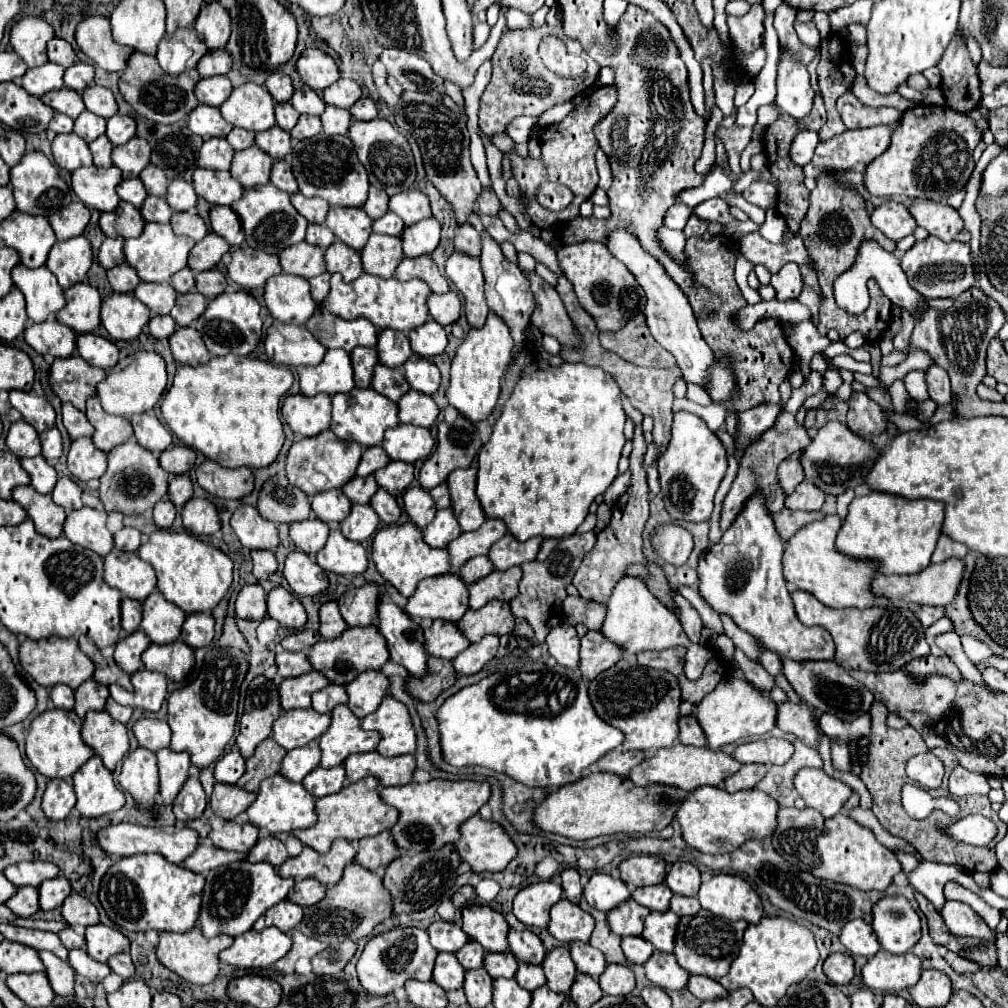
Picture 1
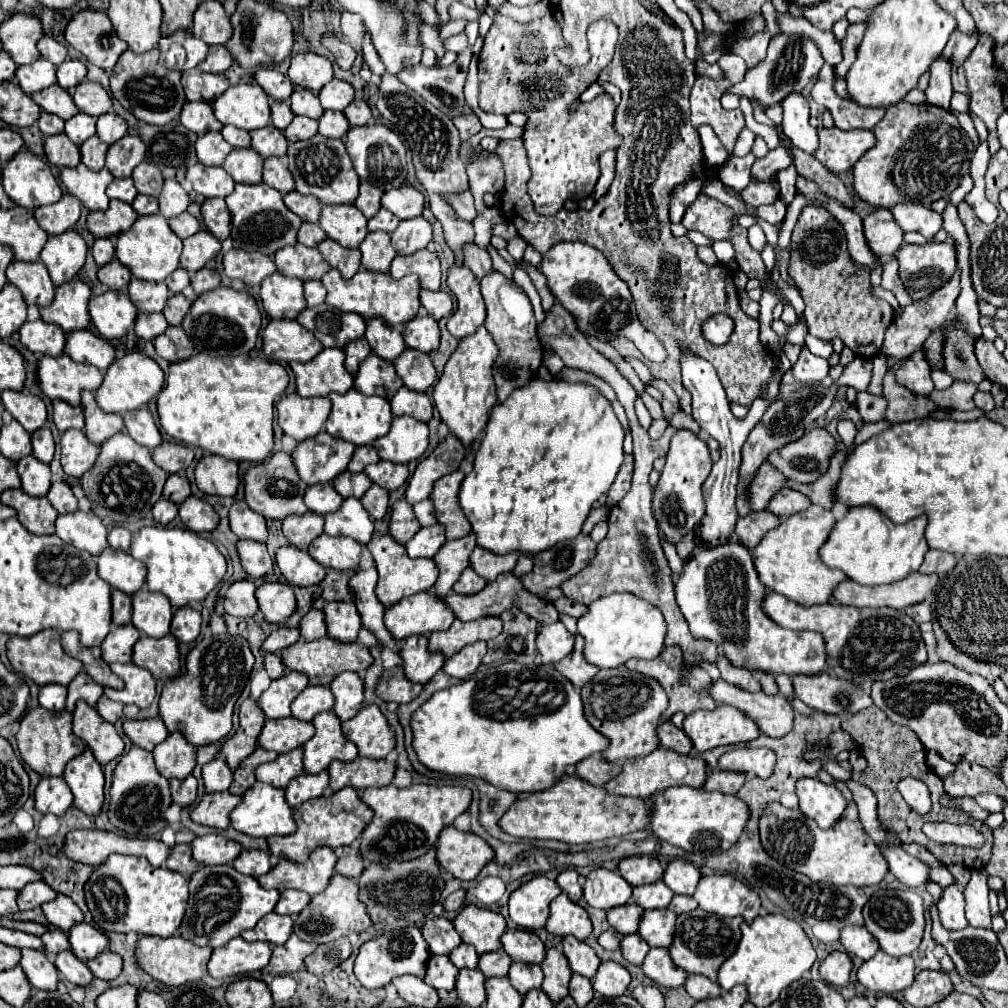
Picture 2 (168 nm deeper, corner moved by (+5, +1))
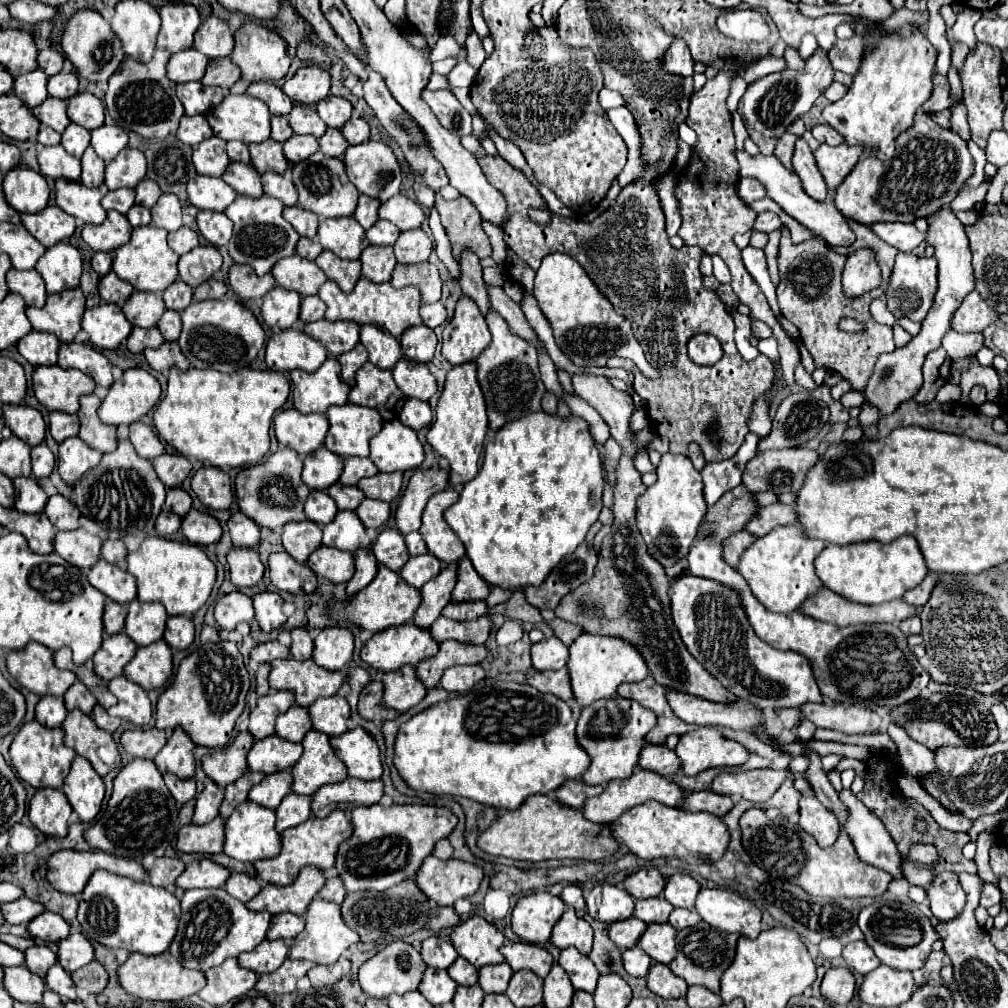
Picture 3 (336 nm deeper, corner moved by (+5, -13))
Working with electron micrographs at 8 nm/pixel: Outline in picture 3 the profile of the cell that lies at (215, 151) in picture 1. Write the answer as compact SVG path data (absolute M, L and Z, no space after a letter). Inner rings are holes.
M216 136L200 142L194 148L192 162L194 162L194 168L196 168L198 174L222 176L226 166L230 164L230 158L226 154L226 142L216 138Z

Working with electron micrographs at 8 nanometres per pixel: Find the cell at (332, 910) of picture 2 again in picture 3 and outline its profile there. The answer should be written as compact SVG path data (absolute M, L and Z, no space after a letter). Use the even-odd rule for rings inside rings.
M314 898L306 912L306 928L292 940L288 956L298 958L298 960L302 960L302 958L312 960L316 964L334 964L340 958L340 954L350 944L356 944L356 942L360 942L360 936L354 934L354 930L350 930L346 926L346 922L342 920L340 904L330 904L330 900Z

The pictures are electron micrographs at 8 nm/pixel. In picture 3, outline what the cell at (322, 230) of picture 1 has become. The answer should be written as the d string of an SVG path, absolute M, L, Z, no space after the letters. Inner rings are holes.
M300 238L296 244L296 254L306 260L316 260L316 256L320 256L322 250L324 248L316 238Z

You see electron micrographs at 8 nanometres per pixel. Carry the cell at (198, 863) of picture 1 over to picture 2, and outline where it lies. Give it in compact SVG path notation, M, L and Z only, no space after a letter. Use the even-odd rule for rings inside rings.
M174 844L170 848L166 868L172 870L172 872L182 874L184 878L190 878L190 874L194 874L194 870L198 868L198 864L192 860L190 844Z

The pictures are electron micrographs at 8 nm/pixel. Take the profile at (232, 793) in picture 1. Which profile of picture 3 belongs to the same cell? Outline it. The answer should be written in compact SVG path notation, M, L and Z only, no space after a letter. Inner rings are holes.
M216 816L210 824L186 824L178 832L176 848L180 852L202 852L218 854L222 852L224 840L224 818Z

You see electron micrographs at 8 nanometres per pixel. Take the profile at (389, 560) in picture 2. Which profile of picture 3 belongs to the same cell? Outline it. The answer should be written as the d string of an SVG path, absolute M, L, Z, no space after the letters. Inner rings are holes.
M380 564L380 572L366 588L362 588L354 598L350 598L346 602L330 602L330 608L332 608L332 616L336 620L350 620L364 630L380 632L390 626L410 622L414 618L414 612L418 610L420 602L422 602L422 596L418 596L416 588L408 588L408 584L398 576L398 572Z

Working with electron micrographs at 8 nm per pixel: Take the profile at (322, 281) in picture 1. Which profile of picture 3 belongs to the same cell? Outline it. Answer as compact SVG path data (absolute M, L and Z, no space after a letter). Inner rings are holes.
M306 296L302 298L302 308L300 308L300 320L302 322L314 322L324 318L326 304L318 296Z

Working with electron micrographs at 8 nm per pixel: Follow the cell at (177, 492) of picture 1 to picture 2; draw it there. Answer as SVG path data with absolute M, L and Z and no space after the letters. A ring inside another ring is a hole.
M180 474L168 476L162 496L170 498L170 502L174 502L174 504L184 502L190 496L190 482L184 476L180 476Z

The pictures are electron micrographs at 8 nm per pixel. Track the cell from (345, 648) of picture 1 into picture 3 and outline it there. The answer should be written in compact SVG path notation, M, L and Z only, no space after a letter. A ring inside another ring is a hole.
M284 658L274 660L270 666L270 688L292 690L296 694L296 704L300 706L310 706L318 698L334 696L348 676L346 670L330 672L326 668L318 668L314 660L296 662L292 658Z

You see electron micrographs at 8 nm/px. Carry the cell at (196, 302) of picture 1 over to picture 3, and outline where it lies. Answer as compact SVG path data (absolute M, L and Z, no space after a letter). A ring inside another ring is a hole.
M166 310L158 322L158 330L162 332L164 340L178 340L180 330L182 330L182 320L180 312L176 310Z

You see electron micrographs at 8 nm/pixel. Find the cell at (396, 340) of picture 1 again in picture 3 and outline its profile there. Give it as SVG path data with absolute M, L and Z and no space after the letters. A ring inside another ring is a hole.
M374 324L362 326L360 342L366 346L370 362L382 370L392 370L402 358L400 342L388 332L382 332L382 328L374 328Z

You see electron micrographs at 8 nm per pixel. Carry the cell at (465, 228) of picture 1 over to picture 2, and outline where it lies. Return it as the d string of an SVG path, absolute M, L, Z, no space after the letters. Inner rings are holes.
M476 244L466 246L466 262L464 262L464 266L468 266L468 268L474 272L474 276L476 276L478 280L482 280L486 274L494 272L490 254L488 254L486 250L478 248Z

